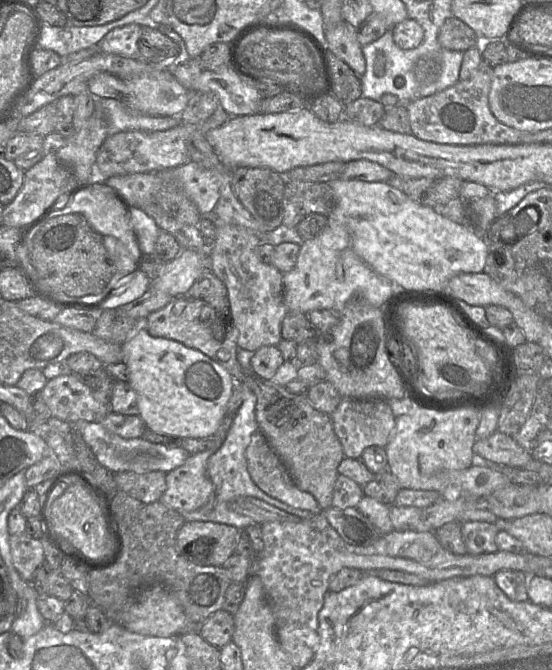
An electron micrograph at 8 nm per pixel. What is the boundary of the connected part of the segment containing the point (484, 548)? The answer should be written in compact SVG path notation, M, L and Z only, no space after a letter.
M469 521L461 523L461 534L467 553L478 555L497 551L495 538L499 530L500 525L489 522Z

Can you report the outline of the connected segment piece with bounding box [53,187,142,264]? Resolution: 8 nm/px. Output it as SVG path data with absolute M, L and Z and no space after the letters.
M111 187L105 190L85 189L78 192L68 206L56 211L53 217L81 214L100 235L112 235L122 242L139 264L142 252L127 209Z

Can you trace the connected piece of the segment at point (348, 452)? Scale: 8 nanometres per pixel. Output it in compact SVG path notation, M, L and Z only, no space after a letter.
M342 397L330 419L344 456L359 459L365 448L369 446L384 448L389 443L394 435L396 417L385 399Z

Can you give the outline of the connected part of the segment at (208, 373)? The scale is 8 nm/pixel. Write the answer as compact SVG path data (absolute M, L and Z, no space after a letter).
M140 326L121 347L123 362L127 367L127 382L136 393L138 416L146 428L175 439L210 438L217 433L236 384L223 366L178 341L153 337L145 326Z

